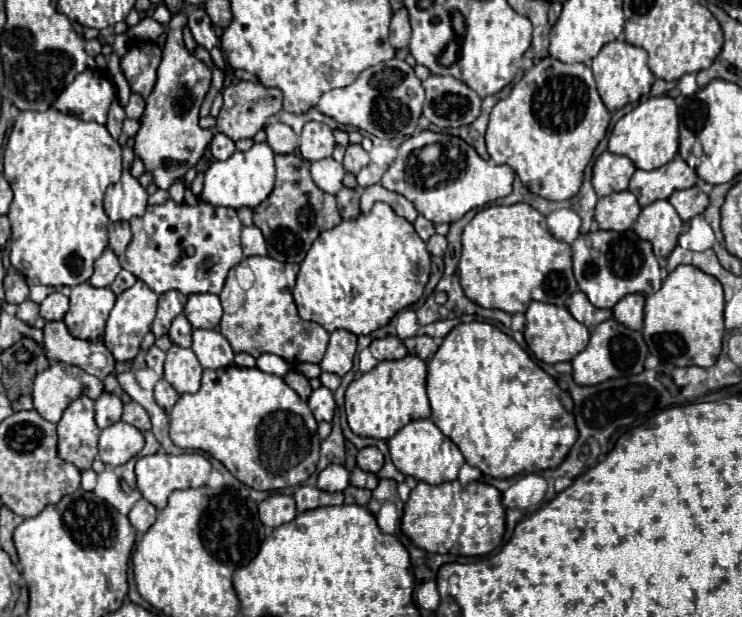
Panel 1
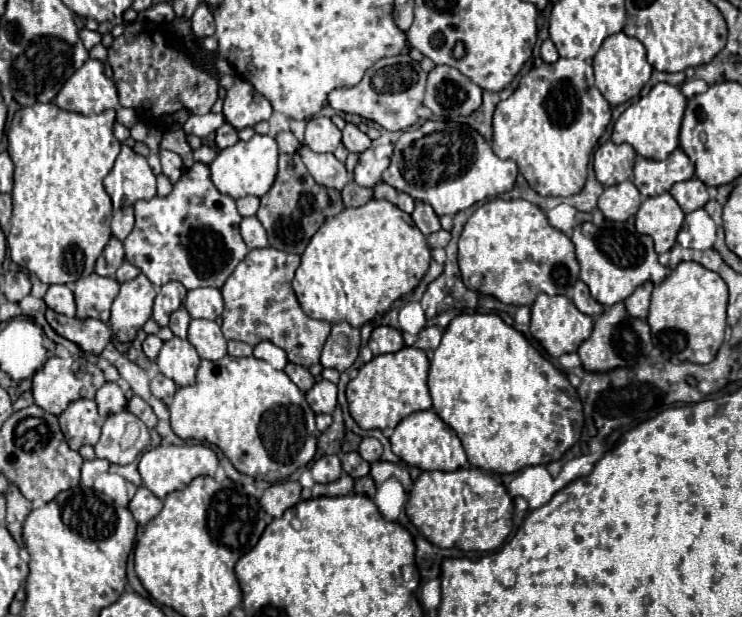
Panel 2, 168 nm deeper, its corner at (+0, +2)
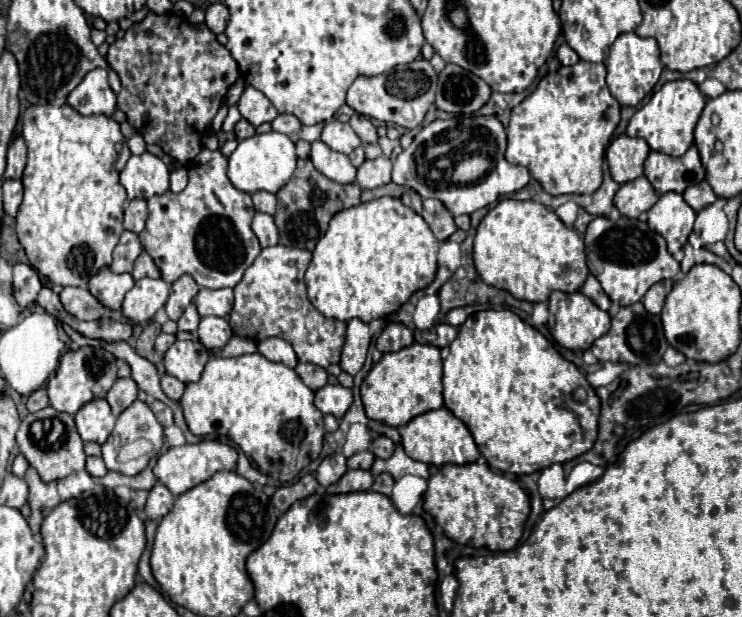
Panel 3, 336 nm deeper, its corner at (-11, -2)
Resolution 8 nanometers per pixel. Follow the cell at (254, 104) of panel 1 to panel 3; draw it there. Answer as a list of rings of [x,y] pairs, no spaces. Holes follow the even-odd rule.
[[[246,87],[240,101],[238,101],[238,109],[242,113],[242,117],[252,123],[254,127],[262,125],[262,123],[272,123],[278,115],[278,111],[274,109],[274,105],[254,87]]]

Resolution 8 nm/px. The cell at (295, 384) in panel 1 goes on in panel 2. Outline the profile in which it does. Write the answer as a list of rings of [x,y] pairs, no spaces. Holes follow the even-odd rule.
[[[287,363],[287,367],[285,367],[283,371],[289,375],[289,379],[291,379],[303,393],[309,391],[309,389],[313,387],[313,383],[315,383],[315,379],[313,379],[313,375],[309,373],[307,367],[301,367],[301,365],[295,365],[295,363]]]

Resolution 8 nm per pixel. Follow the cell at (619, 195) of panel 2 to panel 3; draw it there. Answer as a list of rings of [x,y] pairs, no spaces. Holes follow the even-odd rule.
[[[642,175],[634,181],[620,185],[620,189],[614,197],[614,205],[624,217],[636,219],[640,213],[646,213],[658,201],[658,197],[660,195],[652,189],[648,179]]]

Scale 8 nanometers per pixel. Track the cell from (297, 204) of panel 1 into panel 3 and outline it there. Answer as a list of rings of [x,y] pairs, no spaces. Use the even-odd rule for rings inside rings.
[[[298,159],[298,167],[278,193],[278,209],[274,215],[278,233],[280,233],[280,245],[288,247],[300,247],[306,251],[314,251],[318,239],[326,233],[330,219],[342,211],[350,209],[354,205],[360,205],[360,187],[358,185],[338,185],[326,179],[324,175],[318,177],[318,171],[314,169],[310,159]]]

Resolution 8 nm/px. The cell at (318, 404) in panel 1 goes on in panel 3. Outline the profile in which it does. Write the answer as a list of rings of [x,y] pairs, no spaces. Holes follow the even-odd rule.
[[[324,385],[320,391],[316,391],[316,407],[322,413],[334,415],[338,421],[344,417],[350,405],[352,405],[352,391],[342,385]]]

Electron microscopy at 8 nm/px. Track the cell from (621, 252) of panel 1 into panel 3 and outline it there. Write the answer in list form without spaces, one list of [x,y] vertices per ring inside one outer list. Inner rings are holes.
[[[596,217],[588,225],[584,241],[590,273],[600,281],[610,301],[620,307],[638,303],[654,283],[676,279],[680,273],[680,263],[666,251],[664,237],[650,231],[644,219],[622,217],[618,221],[610,221],[606,217]]]

